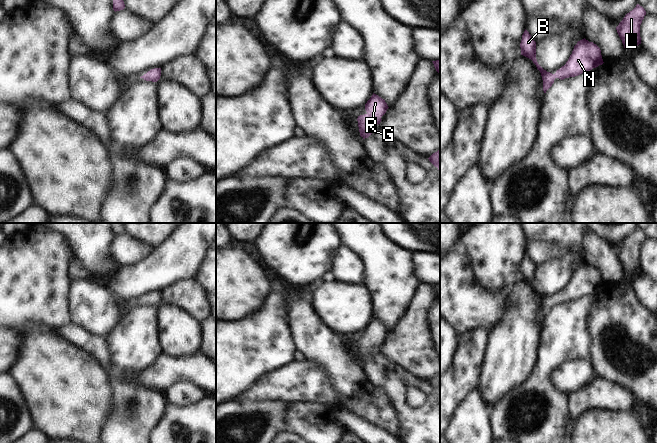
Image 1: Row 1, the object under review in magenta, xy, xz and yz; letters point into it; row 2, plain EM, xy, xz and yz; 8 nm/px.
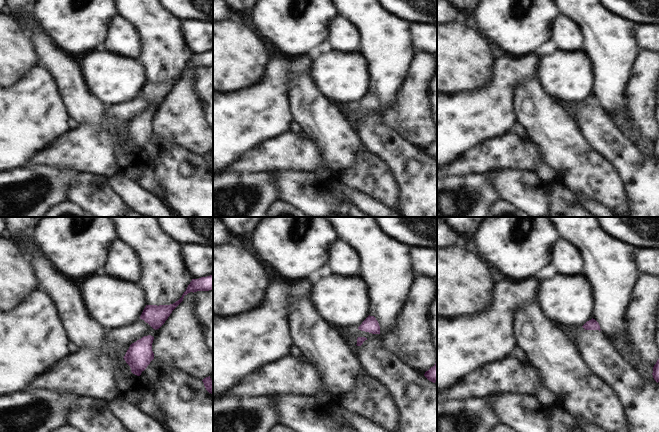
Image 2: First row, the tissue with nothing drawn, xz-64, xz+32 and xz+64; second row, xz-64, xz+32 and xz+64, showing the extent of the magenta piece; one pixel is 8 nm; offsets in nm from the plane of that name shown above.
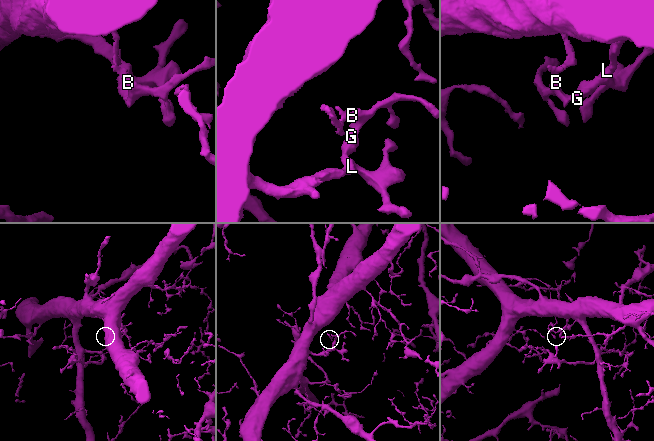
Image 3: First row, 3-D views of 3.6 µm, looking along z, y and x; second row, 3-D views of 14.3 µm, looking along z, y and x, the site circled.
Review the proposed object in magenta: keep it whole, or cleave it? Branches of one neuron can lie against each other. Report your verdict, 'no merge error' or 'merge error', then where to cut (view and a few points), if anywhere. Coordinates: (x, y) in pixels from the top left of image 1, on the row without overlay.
no merge error; cut none

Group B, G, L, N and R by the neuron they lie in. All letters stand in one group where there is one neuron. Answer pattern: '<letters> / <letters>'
B G L N R

